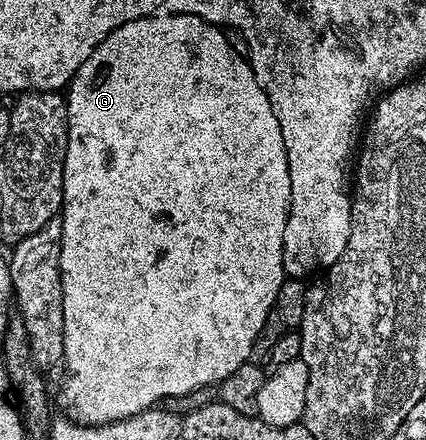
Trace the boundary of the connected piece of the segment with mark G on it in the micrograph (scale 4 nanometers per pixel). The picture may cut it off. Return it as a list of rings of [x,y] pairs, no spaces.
[[[146,16],[123,24],[113,34],[109,34],[81,62],[77,74],[71,80],[65,92],[67,102],[67,149],[65,150],[65,166],[63,167],[63,206],[61,219],[61,294],[63,295],[63,309],[65,310],[65,354],[63,364],[67,368],[67,377],[63,380],[63,389],[59,392],[59,404],[63,407],[62,415],[77,424],[112,424],[118,420],[129,418],[133,414],[141,414],[147,408],[156,405],[170,396],[189,396],[200,390],[207,390],[212,386],[222,384],[237,366],[248,363],[253,350],[253,342],[257,334],[261,334],[261,326],[265,326],[265,318],[275,307],[277,290],[281,290],[285,279],[283,271],[283,239],[285,238],[285,222],[287,212],[291,208],[291,187],[289,186],[289,162],[285,154],[285,142],[281,138],[281,126],[277,126],[277,114],[273,114],[273,106],[269,106],[269,98],[265,90],[257,82],[251,69],[250,59],[243,56],[231,44],[223,44],[228,33],[220,25],[210,24],[196,16]]]

